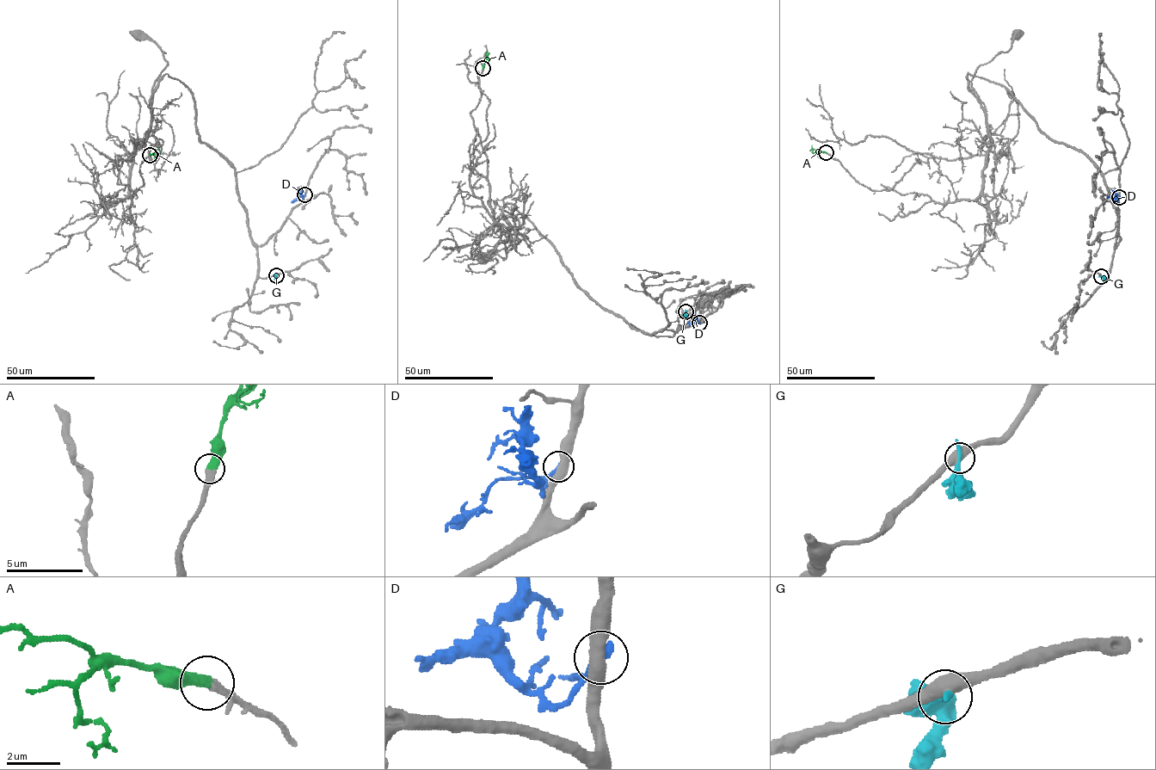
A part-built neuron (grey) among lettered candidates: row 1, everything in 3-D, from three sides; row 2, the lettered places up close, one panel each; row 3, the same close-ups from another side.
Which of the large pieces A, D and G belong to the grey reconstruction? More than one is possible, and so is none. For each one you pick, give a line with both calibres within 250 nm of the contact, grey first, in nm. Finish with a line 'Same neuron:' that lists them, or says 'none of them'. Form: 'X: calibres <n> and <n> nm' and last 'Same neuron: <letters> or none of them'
A: calibres 240 and 460 nm
Same neuron: A

